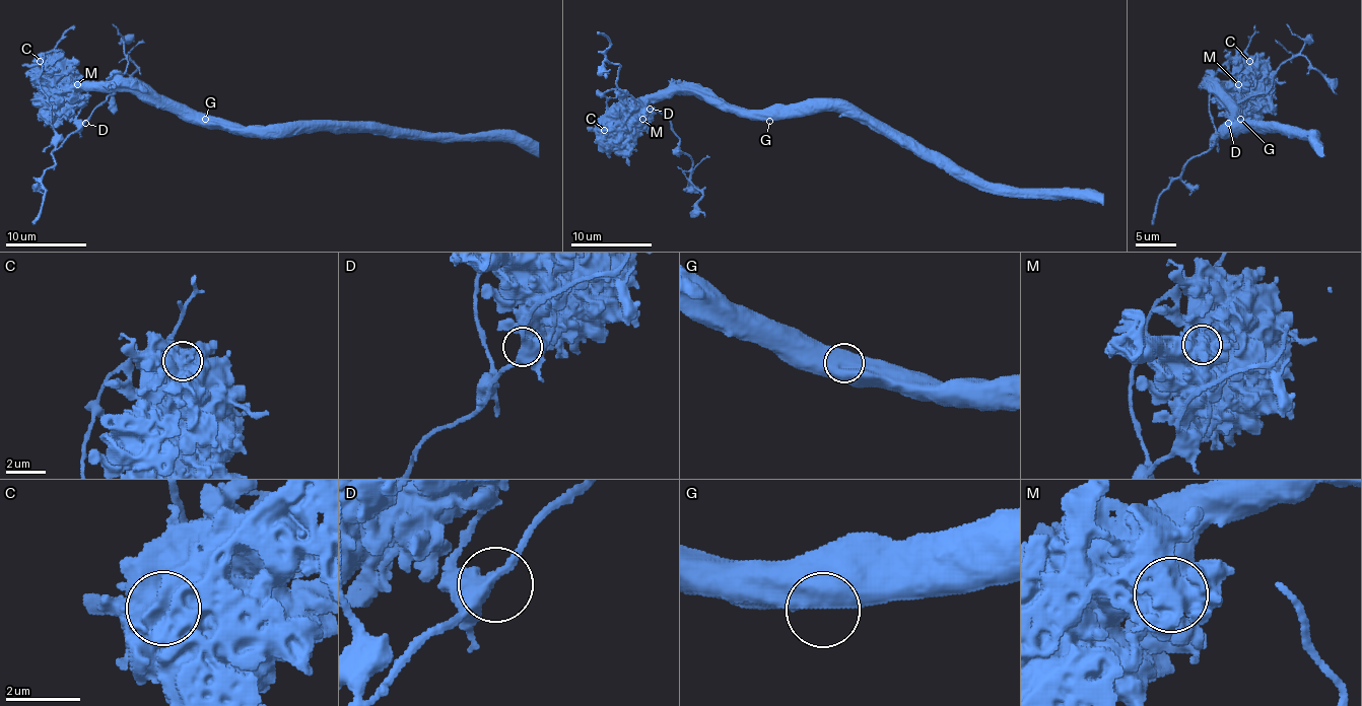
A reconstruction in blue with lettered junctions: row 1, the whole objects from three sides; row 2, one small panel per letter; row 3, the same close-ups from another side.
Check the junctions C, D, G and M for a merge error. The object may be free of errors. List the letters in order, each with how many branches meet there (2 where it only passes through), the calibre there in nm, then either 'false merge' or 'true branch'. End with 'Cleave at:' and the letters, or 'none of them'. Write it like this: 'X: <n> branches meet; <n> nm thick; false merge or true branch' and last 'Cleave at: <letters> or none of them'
C: 3 branches meet; 650 nm thick; false merge
D: 3 branches meet; 360 nm thick; true branch
G: 1 branches meet; 800 nm thick; true branch
M: 3 branches meet; 650 nm thick; true branch
Cleave at: C

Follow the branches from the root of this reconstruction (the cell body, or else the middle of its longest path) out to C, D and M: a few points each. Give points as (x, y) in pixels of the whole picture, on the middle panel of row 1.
C: (767, 111), (735, 111), (723, 104), (712, 104), (698, 94), (668, 94), (640, 113), (620, 115), (604, 130)
D: (767, 111), (735, 111), (723, 104), (712, 104), (694, 92), (656, 96), (640, 113), (642, 121), (650, 109)
M: (767, 111), (735, 111), (723, 104), (712, 104), (698, 94), (668, 94), (652, 102), (642, 119)

